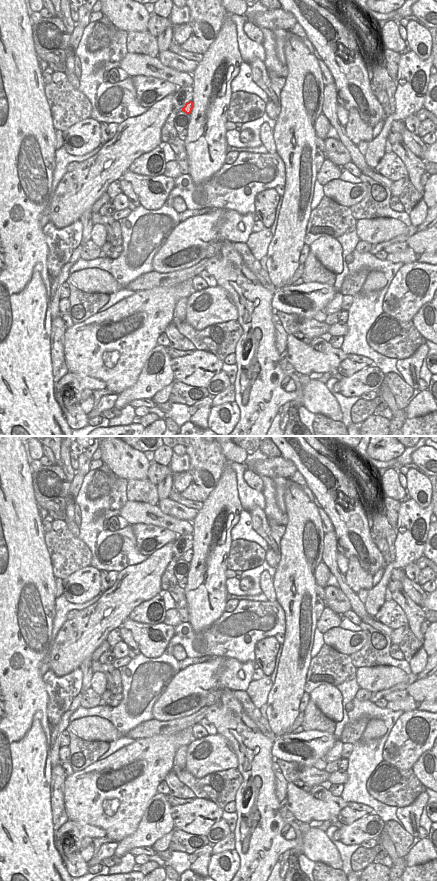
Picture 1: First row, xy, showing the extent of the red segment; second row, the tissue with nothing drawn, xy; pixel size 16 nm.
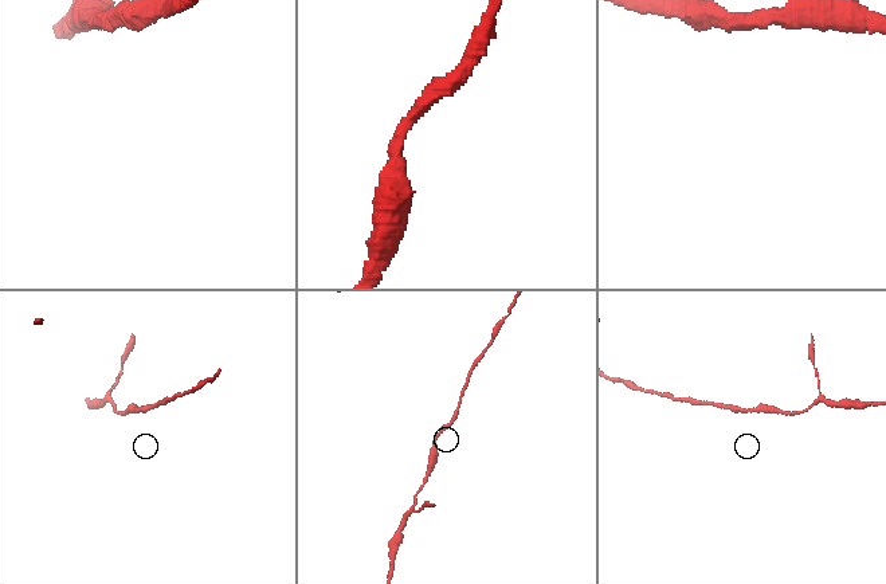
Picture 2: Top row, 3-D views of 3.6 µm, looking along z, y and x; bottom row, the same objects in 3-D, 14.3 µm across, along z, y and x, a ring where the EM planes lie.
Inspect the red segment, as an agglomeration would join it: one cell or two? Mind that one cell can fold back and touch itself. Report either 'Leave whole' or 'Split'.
Leave whole

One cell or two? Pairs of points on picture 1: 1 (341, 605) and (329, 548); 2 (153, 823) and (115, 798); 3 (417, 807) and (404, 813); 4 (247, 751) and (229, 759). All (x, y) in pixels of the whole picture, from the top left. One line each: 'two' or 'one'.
1: two
2: two
3: one
4: two

